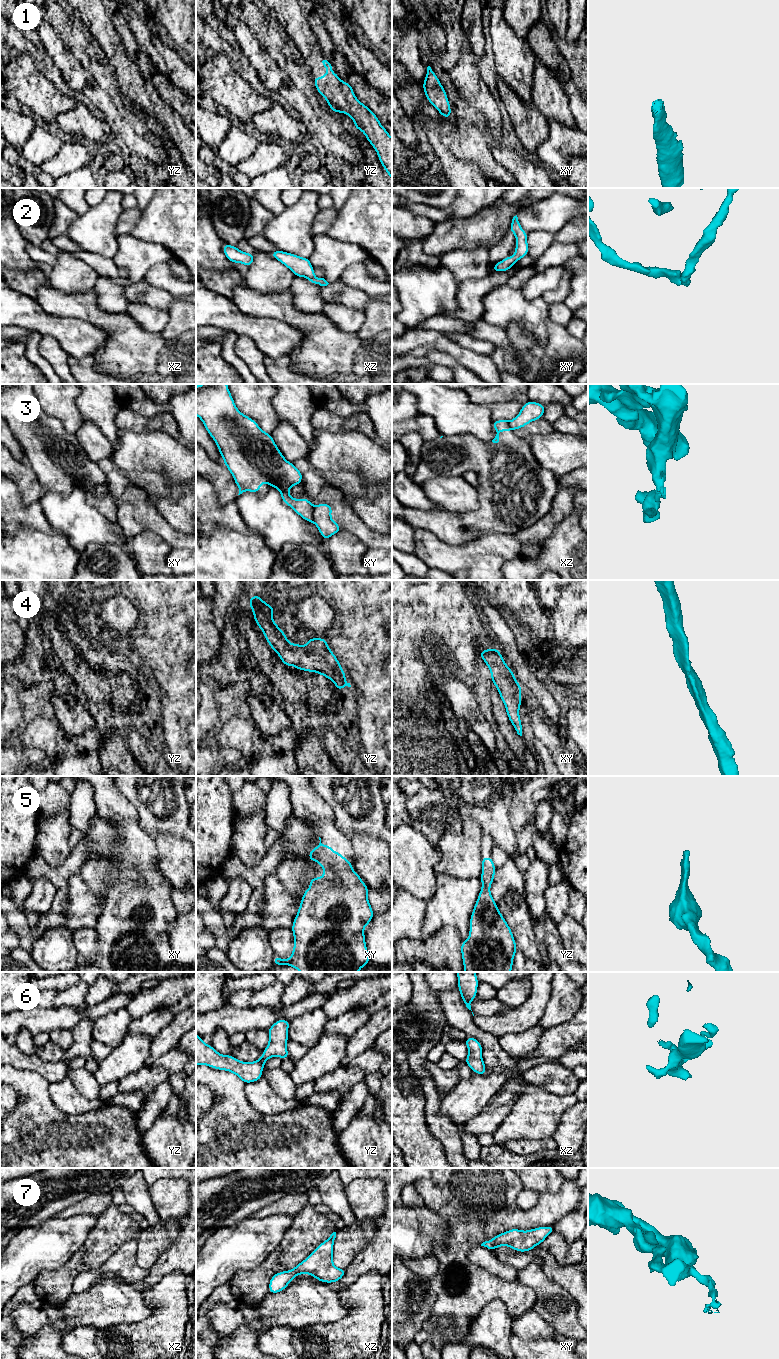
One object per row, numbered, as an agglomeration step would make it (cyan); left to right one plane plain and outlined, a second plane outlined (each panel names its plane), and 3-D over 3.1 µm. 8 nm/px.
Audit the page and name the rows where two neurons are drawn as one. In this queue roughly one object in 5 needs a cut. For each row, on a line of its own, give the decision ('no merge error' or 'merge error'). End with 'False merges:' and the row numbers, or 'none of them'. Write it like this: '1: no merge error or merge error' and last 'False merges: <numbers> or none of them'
1: no merge error
2: no merge error
3: merge error
4: no merge error
5: no merge error
6: no merge error
7: no merge error
False merges: 3

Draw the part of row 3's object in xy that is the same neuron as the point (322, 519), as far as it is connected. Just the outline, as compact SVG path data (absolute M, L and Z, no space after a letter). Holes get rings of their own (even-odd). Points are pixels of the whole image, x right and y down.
M318 504L314 506L313 523L317 526L321 536L325 540L335 533L342 531L339 524L332 520L331 513L331 504Z

